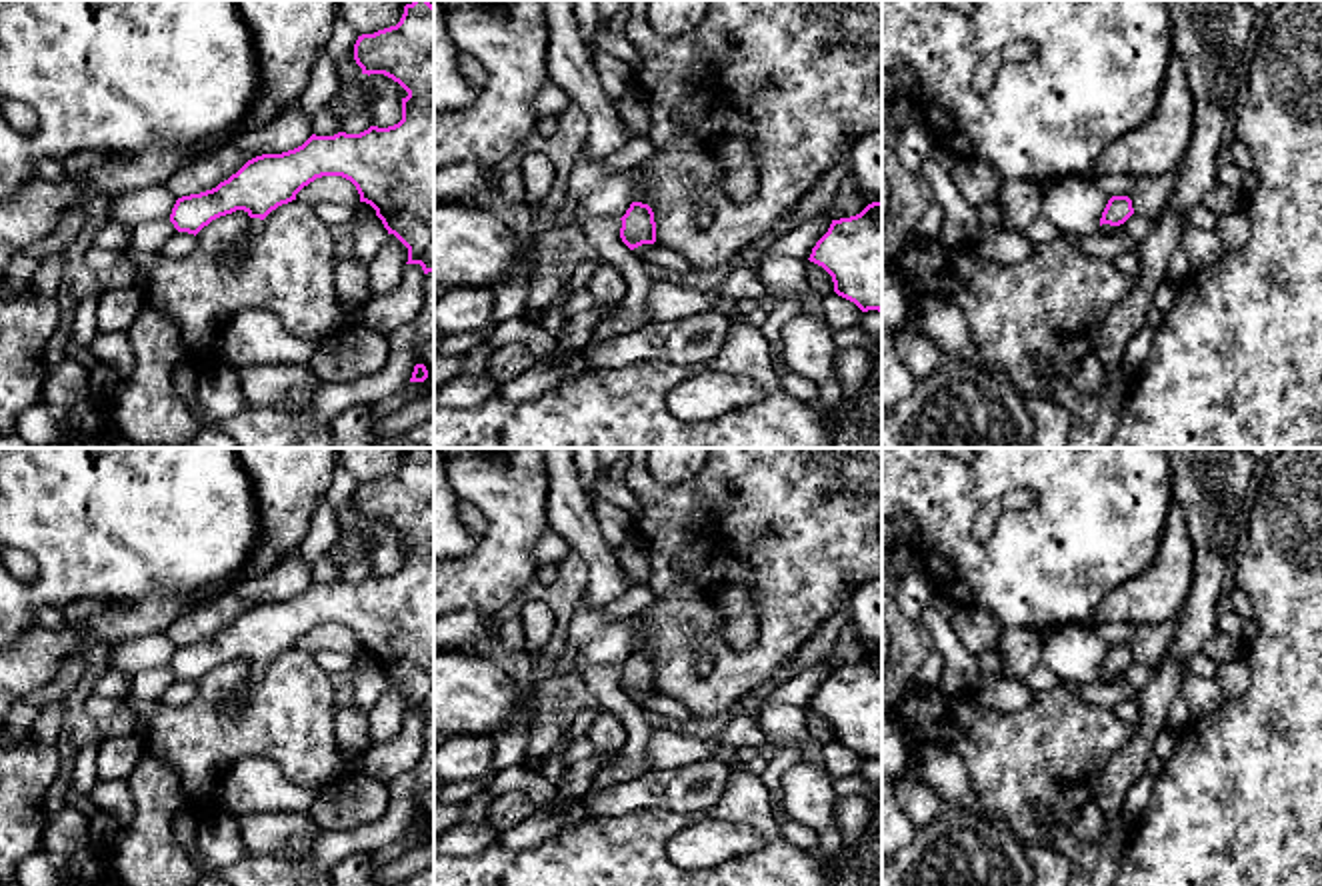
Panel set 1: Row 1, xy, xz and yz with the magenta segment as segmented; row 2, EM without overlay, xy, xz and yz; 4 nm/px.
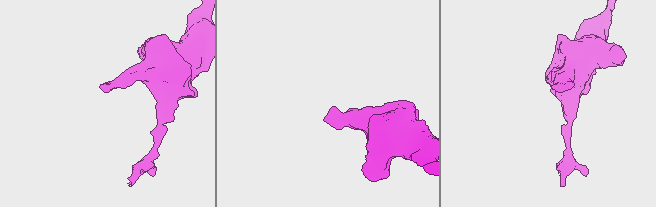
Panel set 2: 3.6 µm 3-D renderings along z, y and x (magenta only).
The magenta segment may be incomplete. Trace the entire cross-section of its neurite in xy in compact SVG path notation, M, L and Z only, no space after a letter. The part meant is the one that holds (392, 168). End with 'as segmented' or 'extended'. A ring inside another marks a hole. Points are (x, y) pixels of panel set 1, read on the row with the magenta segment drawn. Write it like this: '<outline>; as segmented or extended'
M414 0L404 6L396 26L358 36L354 60L362 74L384 74L408 92L398 124L370 126L360 134L312 134L294 150L256 156L216 188L178 198L170 214L174 228L196 236L212 220L236 210L264 220L278 206L296 200L316 178L342 176L356 186L360 202L376 210L388 234L408 248L406 264L420 264L424 274L434 272L434 6Z; as segmented

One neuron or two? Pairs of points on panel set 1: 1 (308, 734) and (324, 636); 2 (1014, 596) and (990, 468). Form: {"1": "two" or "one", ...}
{"1": "two", "2": "one"}

